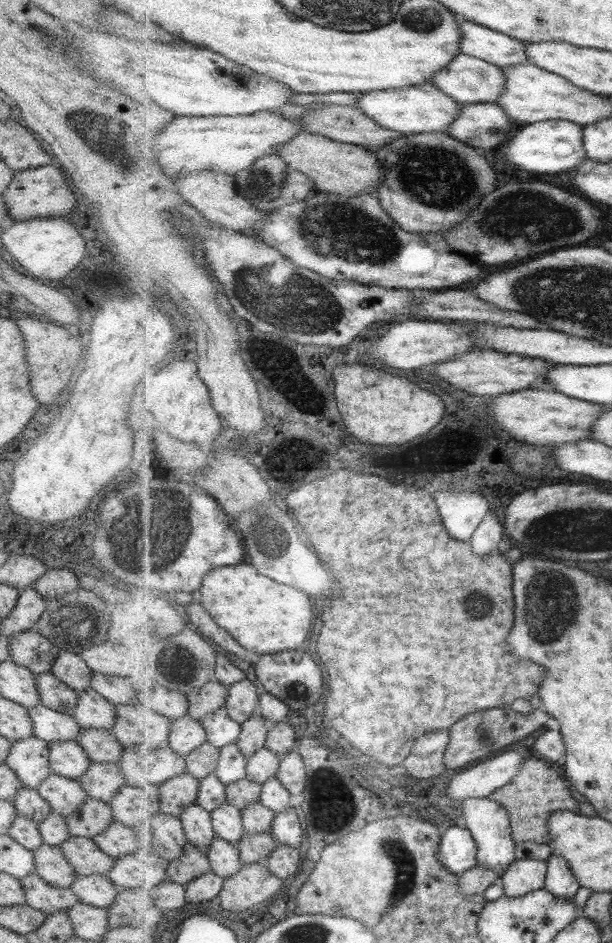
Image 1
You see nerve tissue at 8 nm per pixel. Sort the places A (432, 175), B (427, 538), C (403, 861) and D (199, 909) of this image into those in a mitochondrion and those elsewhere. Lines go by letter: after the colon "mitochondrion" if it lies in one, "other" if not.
A: mitochondrion
B: other
C: mitochondrion
D: other

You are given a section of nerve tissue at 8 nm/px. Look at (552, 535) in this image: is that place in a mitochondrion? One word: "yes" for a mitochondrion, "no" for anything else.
yes

